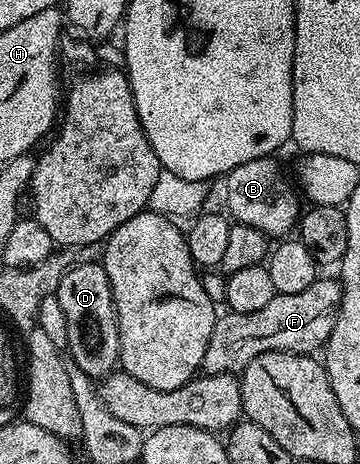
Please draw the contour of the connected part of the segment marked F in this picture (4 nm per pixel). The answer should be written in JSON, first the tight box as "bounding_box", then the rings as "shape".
{"bounding_box":[202,278,342,376],"shape":[[[317,278],[310,286],[306,286],[306,290],[302,290],[302,294],[278,294],[263,310],[258,310],[254,314],[228,312],[221,315],[217,319],[210,342],[206,346],[202,365],[203,371],[209,376],[240,374],[254,358],[258,358],[267,352],[312,354],[323,349],[334,330],[334,322],[340,309],[341,298],[342,290],[340,289],[339,279],[324,280],[324,278]]]}

